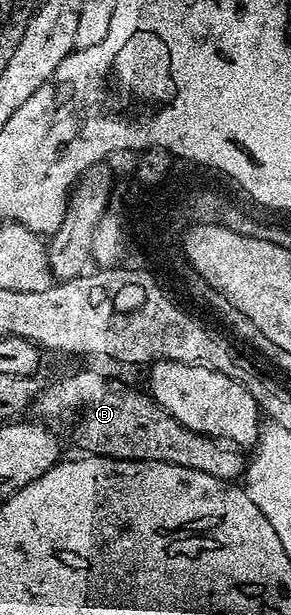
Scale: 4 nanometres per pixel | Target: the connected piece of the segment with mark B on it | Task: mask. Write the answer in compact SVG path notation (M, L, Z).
M75 373L72 377L63 377L52 385L44 384L39 396L33 402L33 409L40 413L47 423L59 421L62 417L71 417L79 413L79 422L75 425L76 450L96 457L116 457L118 461L160 461L173 463L177 467L189 467L193 471L205 471L205 475L213 475L222 481L234 482L245 473L245 457L238 448L224 443L214 437L206 437L200 433L189 431L173 415L168 413L151 398L150 392L139 389L126 389L119 381L110 381L107 377L98 377L95 373Z

